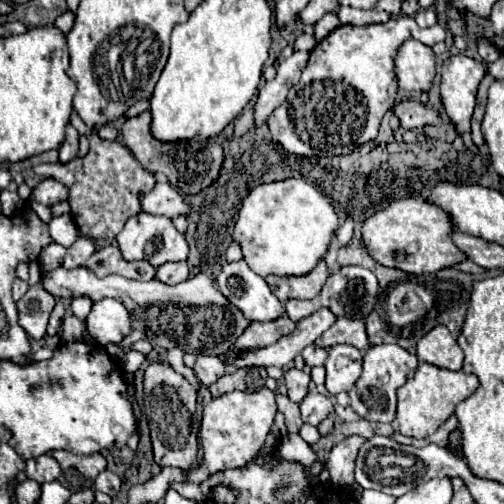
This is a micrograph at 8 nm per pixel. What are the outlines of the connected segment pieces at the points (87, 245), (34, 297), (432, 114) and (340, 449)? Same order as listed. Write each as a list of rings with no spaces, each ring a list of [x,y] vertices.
[[[78,236],[78,240],[68,248],[62,264],[64,268],[82,268],[94,252],[96,252],[94,242],[88,236]]]
[[[42,284],[28,288],[28,292],[18,300],[18,322],[26,334],[34,340],[46,336],[46,326],[56,298],[44,290]]]
[[[416,100],[398,102],[398,104],[392,108],[392,112],[394,112],[394,116],[400,120],[400,128],[404,128],[404,130],[420,130],[420,128],[426,126],[426,124],[434,124],[434,126],[440,124],[438,112],[422,106],[422,104],[416,102]]]
[[[348,436],[346,440],[338,442],[332,448],[326,466],[330,470],[330,478],[334,486],[348,488],[354,484],[354,462],[362,444],[364,444],[362,436]]]

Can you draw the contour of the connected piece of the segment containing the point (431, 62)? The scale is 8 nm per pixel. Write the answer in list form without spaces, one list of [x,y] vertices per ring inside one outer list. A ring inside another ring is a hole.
[[[406,40],[396,56],[396,78],[400,88],[430,92],[436,76],[436,56],[430,46]]]

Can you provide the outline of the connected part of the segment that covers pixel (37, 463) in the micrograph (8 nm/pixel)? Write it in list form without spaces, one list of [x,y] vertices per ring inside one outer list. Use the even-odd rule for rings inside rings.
[[[42,454],[26,462],[26,476],[38,484],[58,480],[60,474],[62,474],[62,468],[50,454]]]

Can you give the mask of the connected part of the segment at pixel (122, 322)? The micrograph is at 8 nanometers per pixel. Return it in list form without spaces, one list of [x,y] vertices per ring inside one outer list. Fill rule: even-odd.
[[[102,298],[92,304],[86,316],[86,330],[102,346],[118,344],[132,330],[128,310],[118,300]]]

